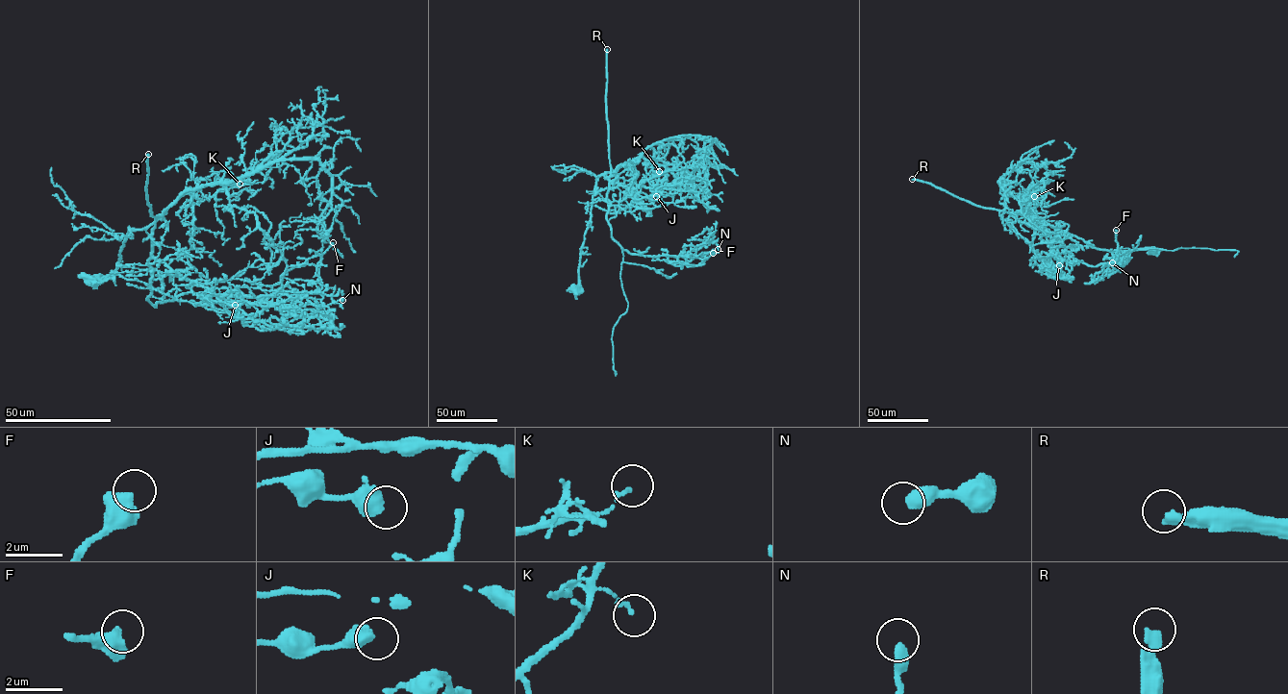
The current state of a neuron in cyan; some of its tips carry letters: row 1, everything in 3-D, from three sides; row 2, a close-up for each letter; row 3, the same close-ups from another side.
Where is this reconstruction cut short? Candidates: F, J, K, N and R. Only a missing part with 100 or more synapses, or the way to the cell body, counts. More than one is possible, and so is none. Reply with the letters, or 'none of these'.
R

